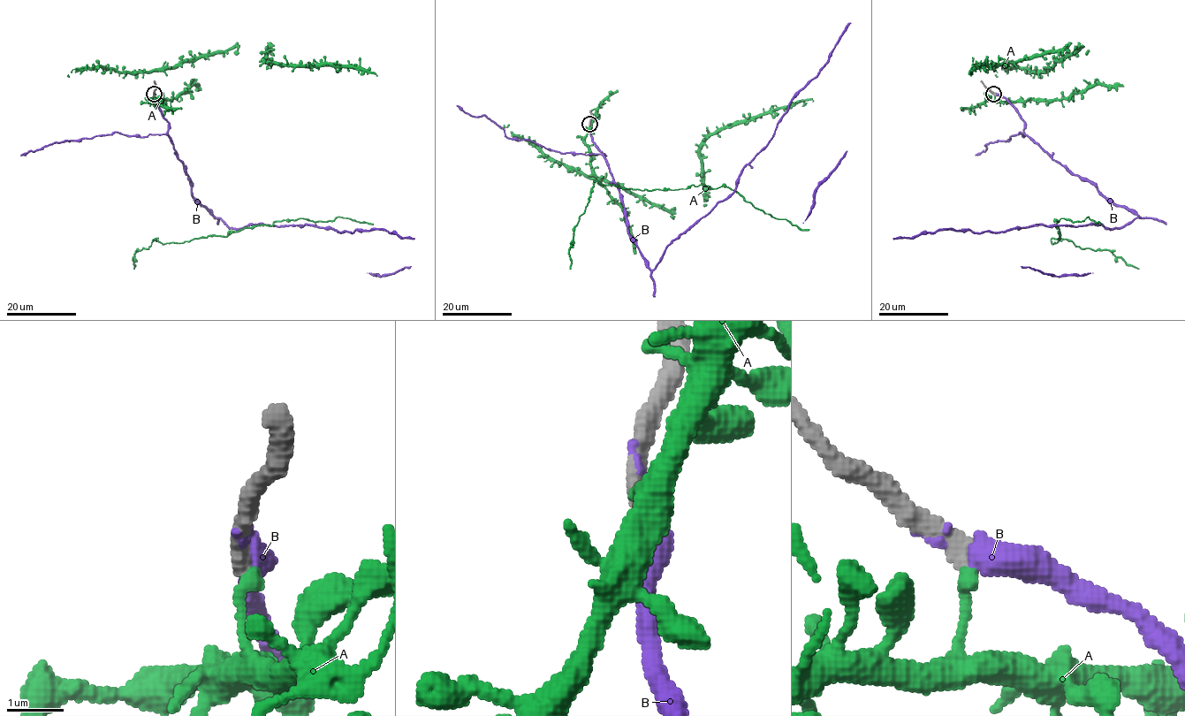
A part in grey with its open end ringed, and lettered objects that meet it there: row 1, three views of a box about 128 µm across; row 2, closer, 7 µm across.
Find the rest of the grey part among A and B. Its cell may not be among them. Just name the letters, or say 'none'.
B

